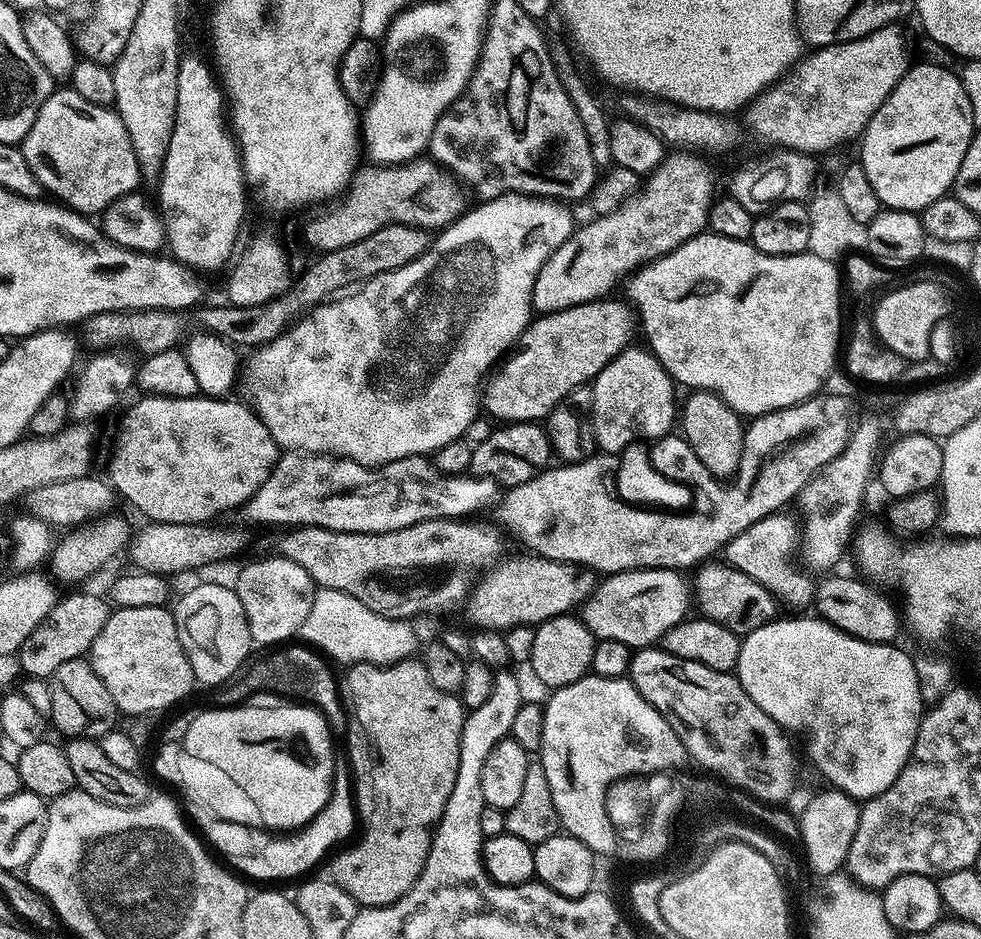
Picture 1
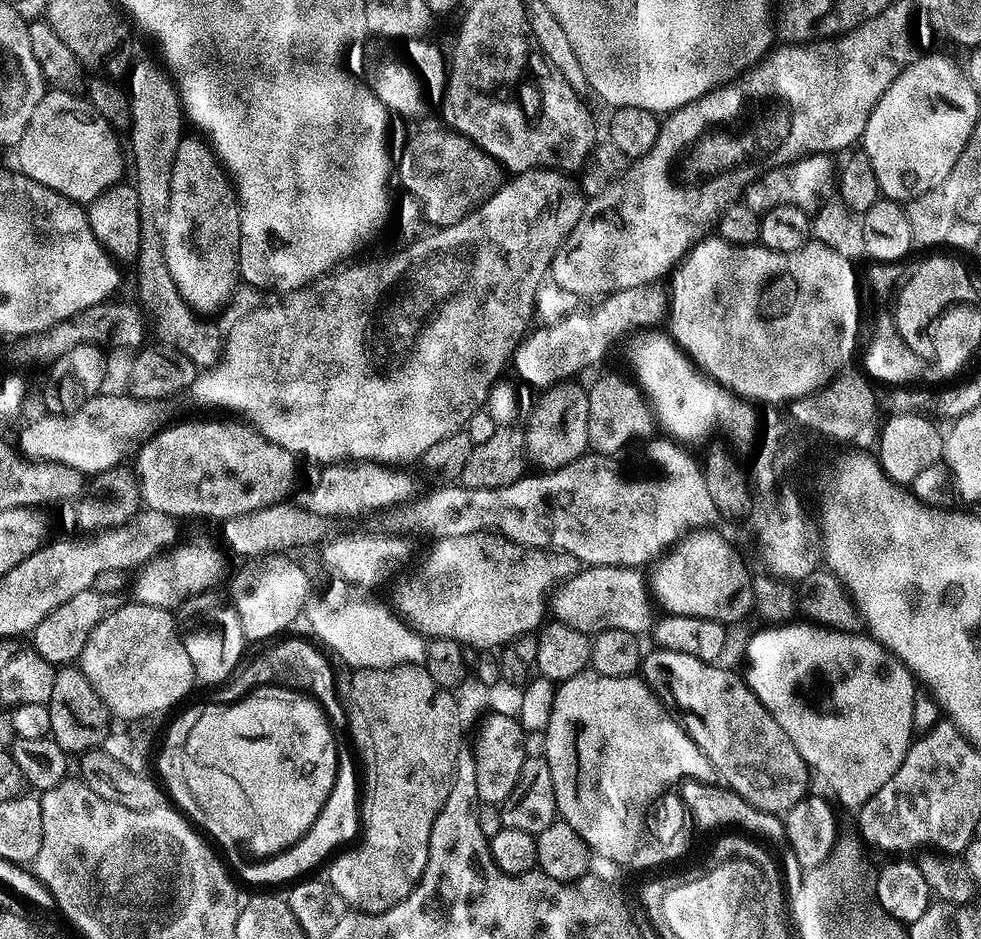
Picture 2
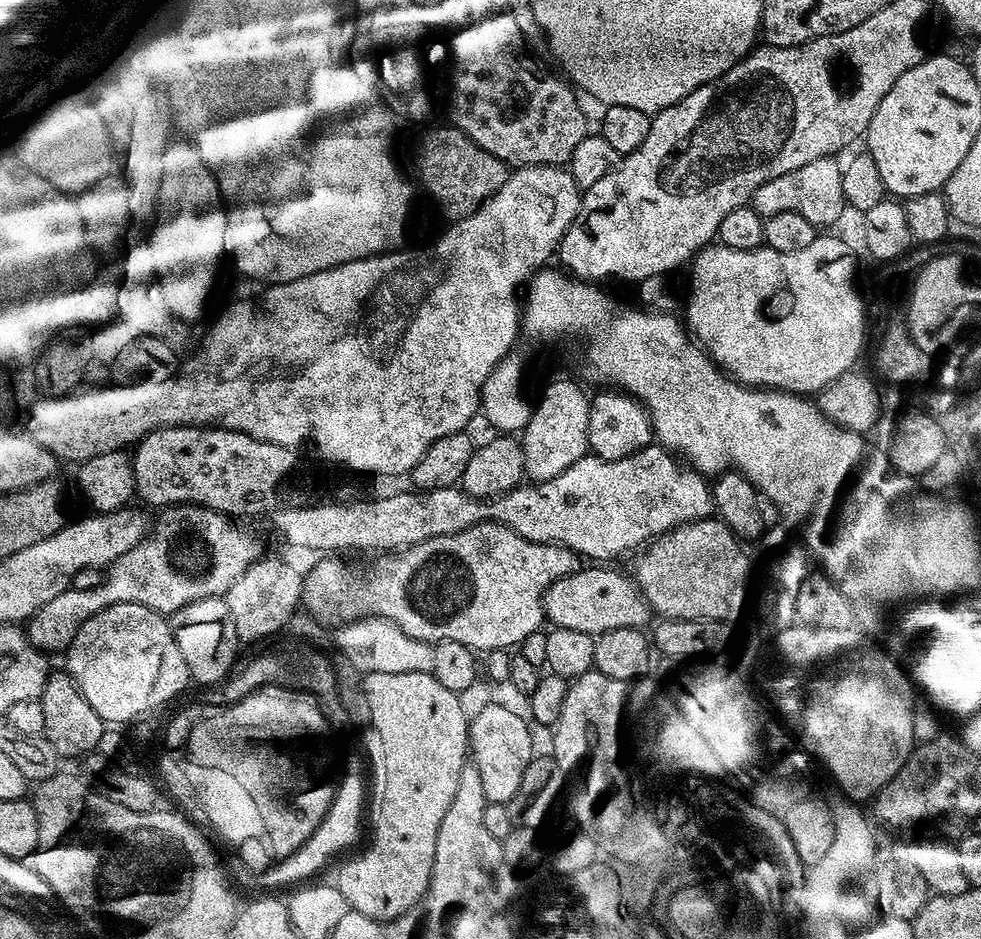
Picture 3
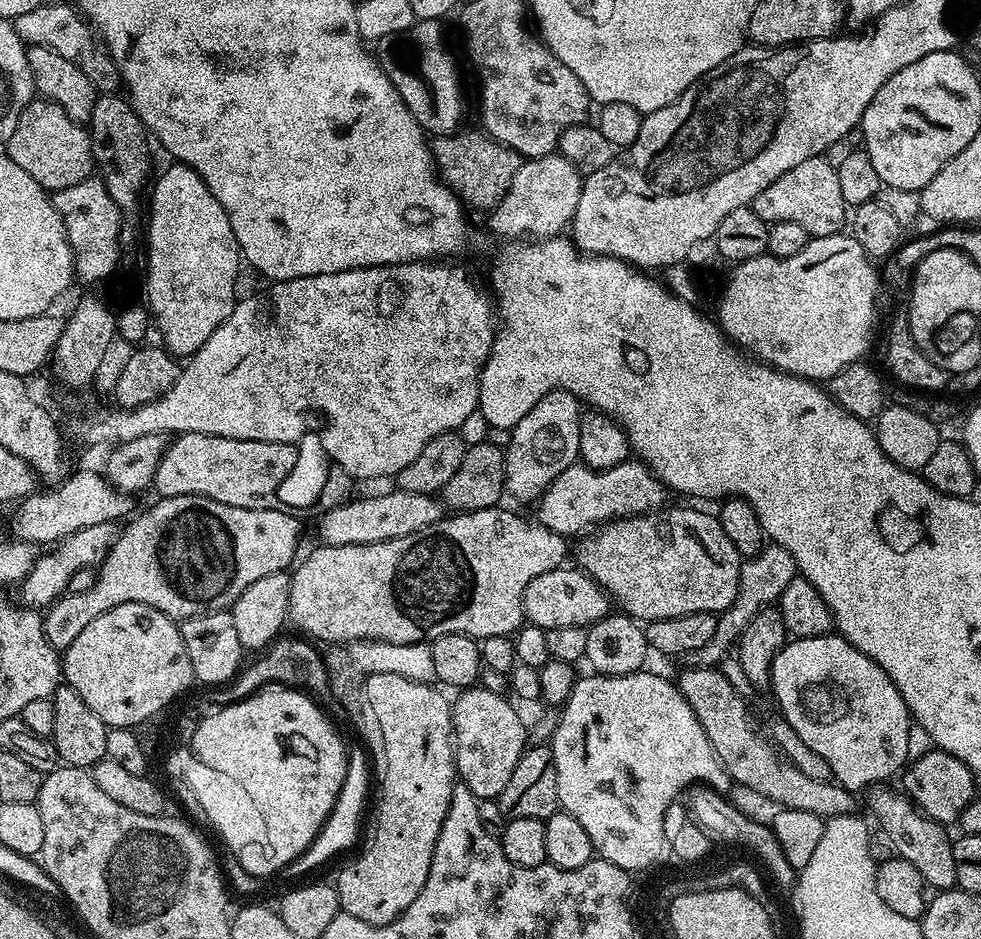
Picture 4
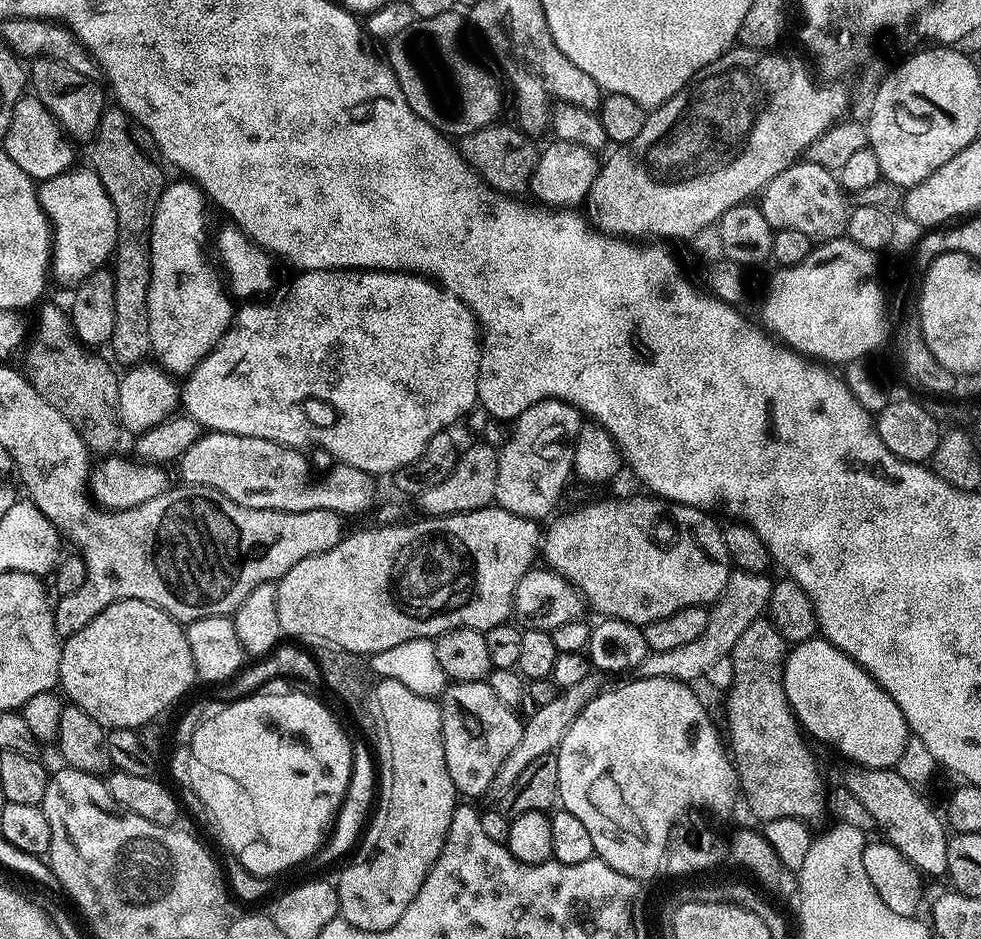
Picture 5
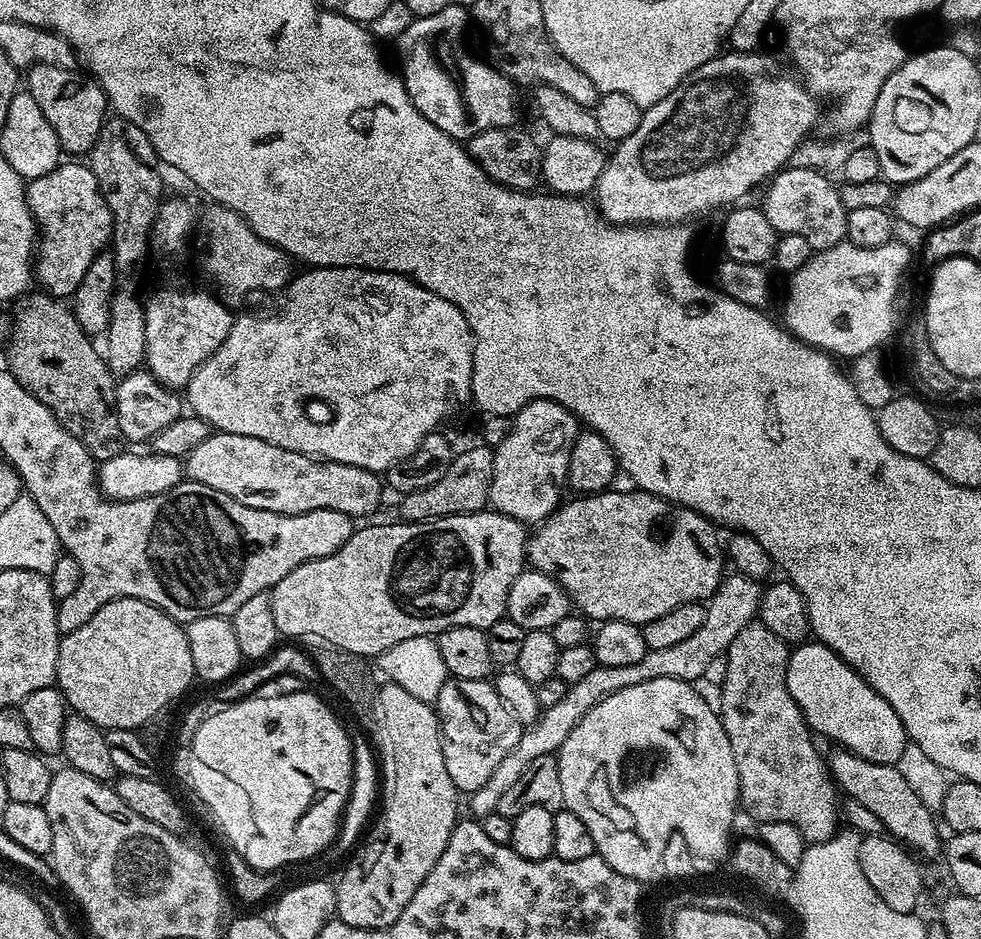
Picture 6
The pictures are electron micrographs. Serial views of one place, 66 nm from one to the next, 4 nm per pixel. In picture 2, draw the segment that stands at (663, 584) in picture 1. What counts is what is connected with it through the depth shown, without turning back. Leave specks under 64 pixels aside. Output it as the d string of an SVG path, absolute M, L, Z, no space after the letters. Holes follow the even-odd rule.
M614 564L585 567L559 585L550 602L551 615L553 612L556 615L553 617L559 623L585 634L595 634L602 630L647 633L654 623L654 600L650 595L649 581L647 584L640 572L643 571L639 567L625 568Z

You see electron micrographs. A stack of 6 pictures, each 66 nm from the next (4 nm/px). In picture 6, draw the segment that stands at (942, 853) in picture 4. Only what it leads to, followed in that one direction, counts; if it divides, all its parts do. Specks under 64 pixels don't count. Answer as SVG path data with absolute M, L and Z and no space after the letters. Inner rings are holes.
M836 750L832 757L827 757L826 763L839 791L847 799L856 800L866 806L866 810L871 810L882 821L885 833L893 840L907 846L921 857L941 855L942 836L940 840L940 832L936 829L937 817L923 805L922 800L910 788L909 782L899 772L897 765L870 762L847 750Z

